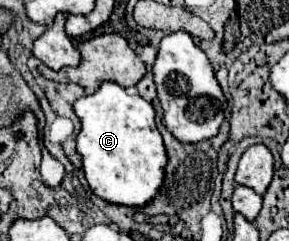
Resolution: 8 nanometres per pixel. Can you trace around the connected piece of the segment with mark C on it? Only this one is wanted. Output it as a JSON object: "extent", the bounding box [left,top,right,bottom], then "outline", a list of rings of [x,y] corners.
{"extent":[73,83,167,205],"outline":[[[103,83],[95,93],[77,99],[73,109],[81,119],[77,151],[83,157],[83,171],[93,193],[115,205],[149,205],[161,191],[167,165],[167,151],[155,125],[153,105],[117,83]]]}

